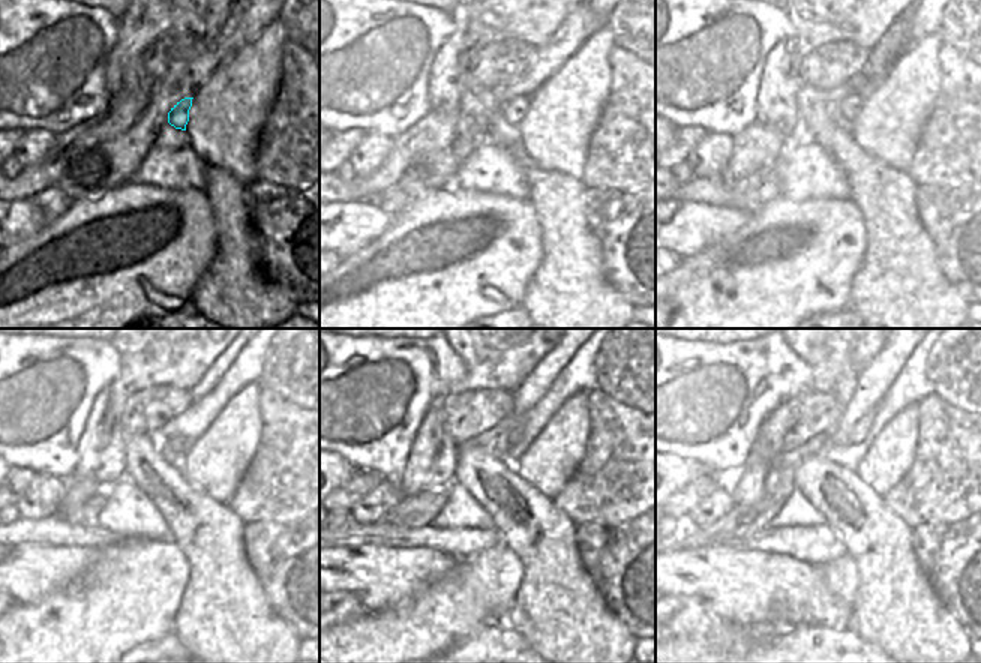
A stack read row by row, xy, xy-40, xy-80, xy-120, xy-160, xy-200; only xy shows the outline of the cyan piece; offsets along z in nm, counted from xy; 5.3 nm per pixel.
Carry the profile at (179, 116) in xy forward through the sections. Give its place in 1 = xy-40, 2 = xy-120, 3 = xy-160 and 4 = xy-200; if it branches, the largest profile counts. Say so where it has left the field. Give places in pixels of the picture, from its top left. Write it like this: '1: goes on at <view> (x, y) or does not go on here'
1: goes on at xy-40 (513, 111)
2: goes on at xy-120 (177, 444)
3: goes on at xy-160 (515, 435)
4: goes on at xy-200 (860, 431)

